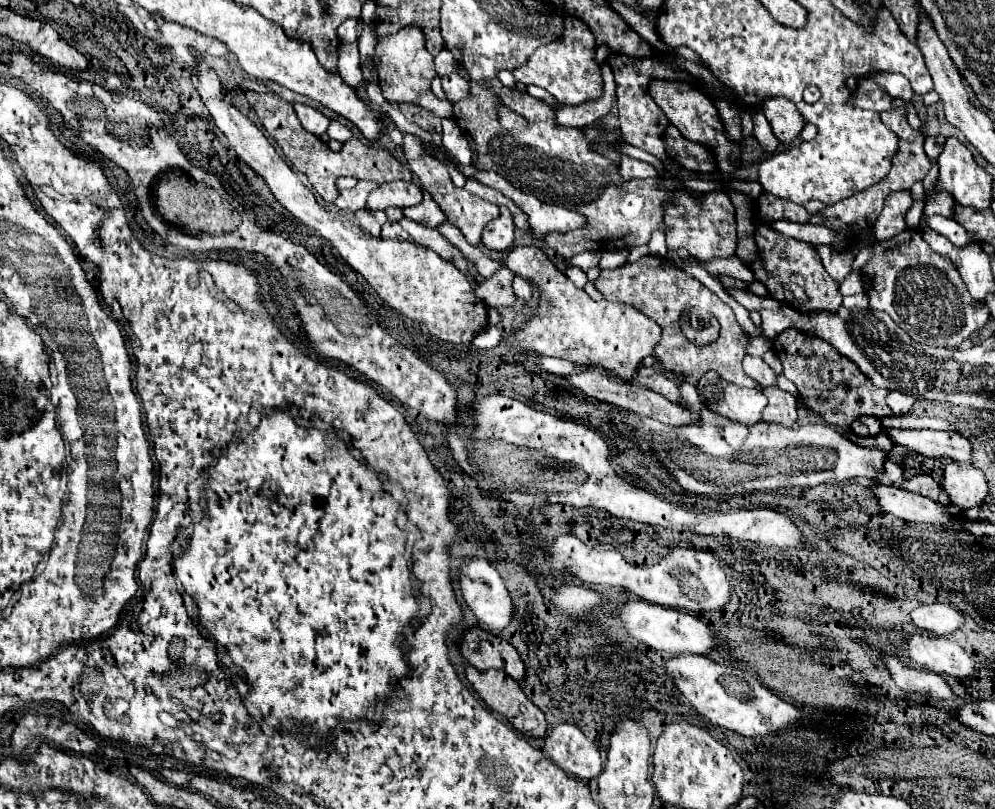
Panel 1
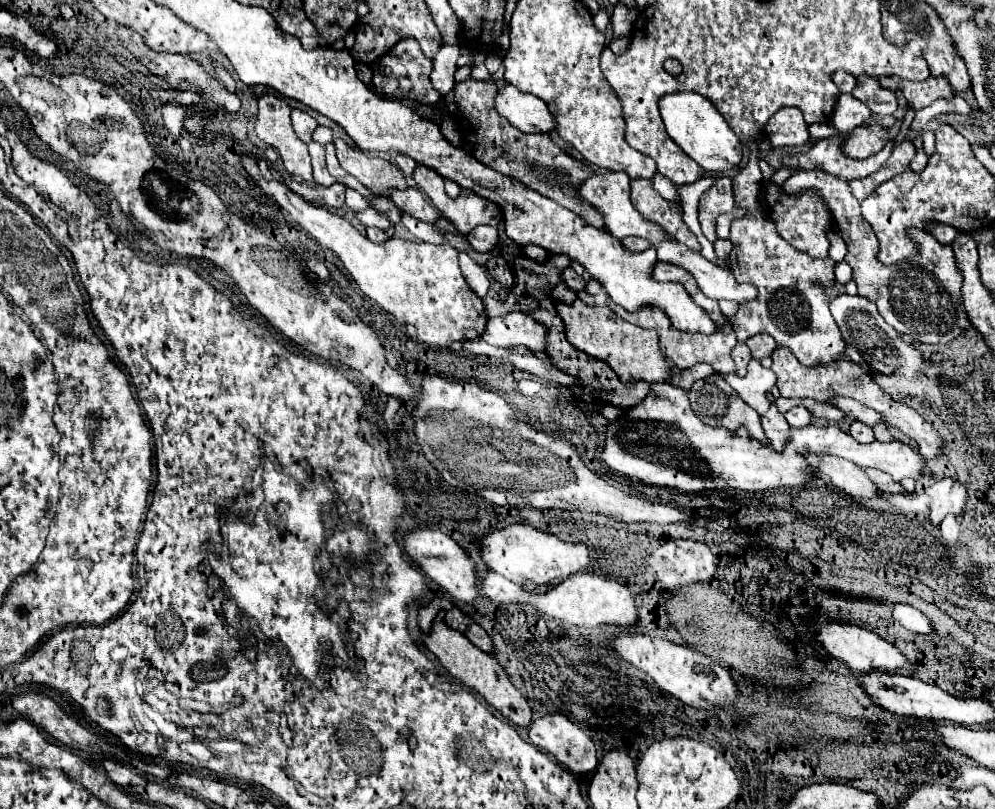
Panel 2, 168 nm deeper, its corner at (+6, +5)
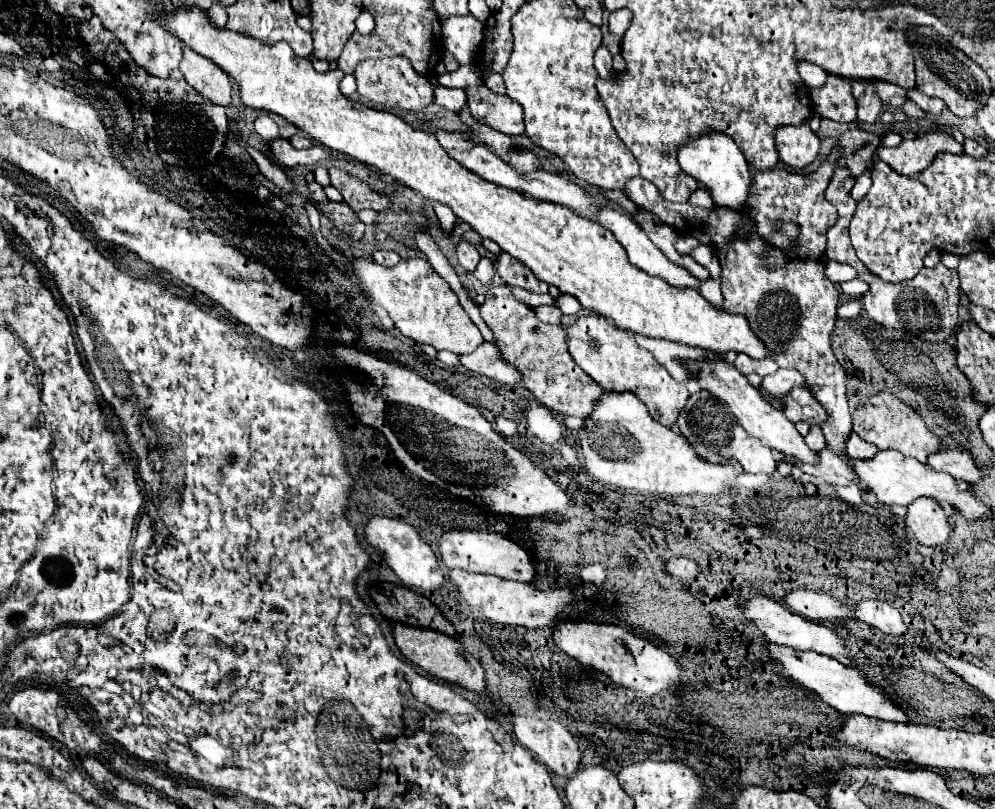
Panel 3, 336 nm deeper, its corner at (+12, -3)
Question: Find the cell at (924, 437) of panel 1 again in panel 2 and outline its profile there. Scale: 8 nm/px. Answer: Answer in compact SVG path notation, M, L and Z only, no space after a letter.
M834 397L832 405L840 407L848 417L852 417L856 421L862 421L862 423L866 423L870 427L874 427L878 423L886 425L886 421L882 421L882 413L878 413L878 411L874 411L870 407L864 407L862 403L858 403L858 401L850 399L850 397Z

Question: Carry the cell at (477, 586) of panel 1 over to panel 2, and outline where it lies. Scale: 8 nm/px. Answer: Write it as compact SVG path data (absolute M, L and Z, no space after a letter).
M418 529L406 535L404 539L404 549L406 553L424 569L424 573L436 581L440 587L444 587L454 599L460 603L474 603L480 593L478 593L478 565L472 561L468 549L458 545L450 535L438 531L438 529Z

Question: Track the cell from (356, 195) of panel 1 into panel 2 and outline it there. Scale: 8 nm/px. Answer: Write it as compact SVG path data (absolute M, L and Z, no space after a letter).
M290 177L284 179L284 183L288 183L288 187L302 195L306 201L310 203L320 203L320 205L328 205L328 207L334 207L334 209L340 209L344 205L344 195L346 195L346 187L342 183L334 183L330 187L316 187L316 185L308 185L308 183L298 183Z

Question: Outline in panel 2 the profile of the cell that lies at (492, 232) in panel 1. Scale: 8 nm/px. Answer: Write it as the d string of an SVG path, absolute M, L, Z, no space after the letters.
M478 225L470 235L468 241L476 251L494 251L498 247L498 229L492 225Z

